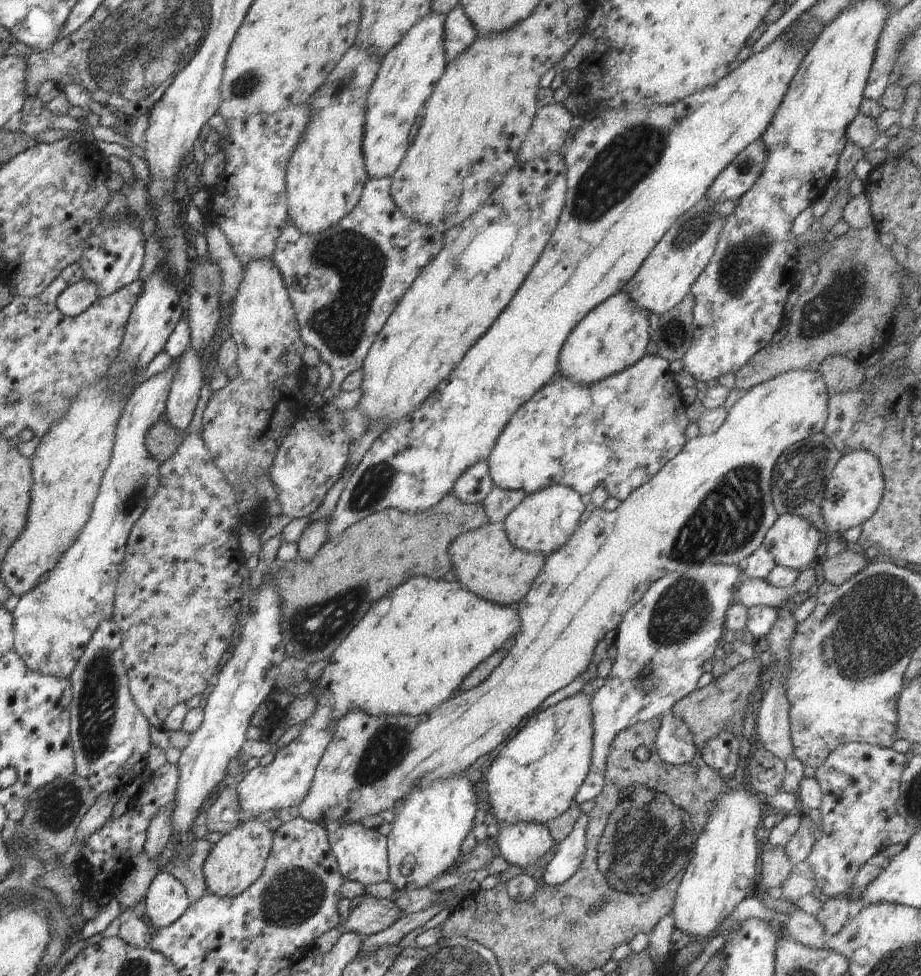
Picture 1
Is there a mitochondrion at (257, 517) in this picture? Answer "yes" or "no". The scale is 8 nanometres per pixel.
no

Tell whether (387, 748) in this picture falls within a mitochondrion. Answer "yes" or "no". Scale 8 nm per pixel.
yes

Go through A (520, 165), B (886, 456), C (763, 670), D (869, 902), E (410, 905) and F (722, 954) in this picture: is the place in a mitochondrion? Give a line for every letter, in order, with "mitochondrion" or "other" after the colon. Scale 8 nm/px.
A: other
B: other
C: other
D: other
E: other
F: other

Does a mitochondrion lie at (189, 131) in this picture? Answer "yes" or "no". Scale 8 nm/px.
no

